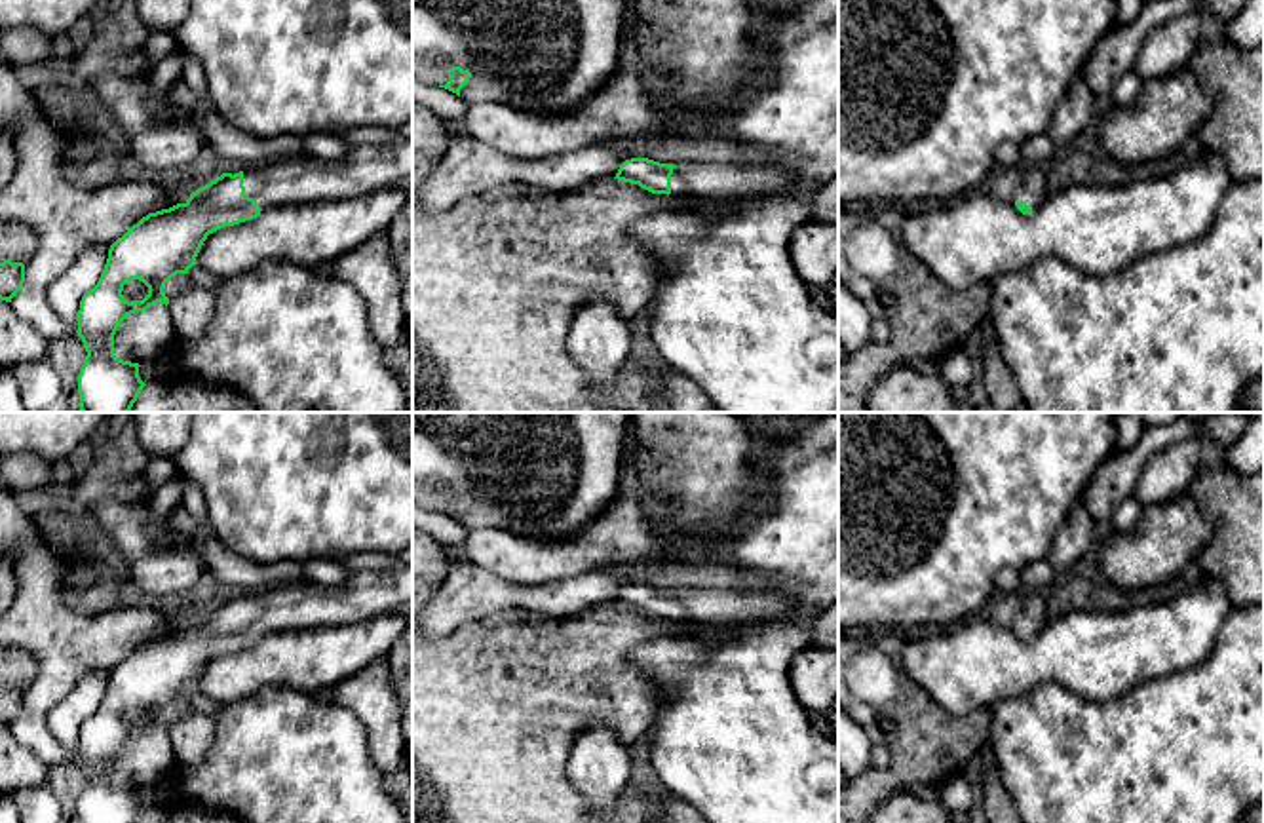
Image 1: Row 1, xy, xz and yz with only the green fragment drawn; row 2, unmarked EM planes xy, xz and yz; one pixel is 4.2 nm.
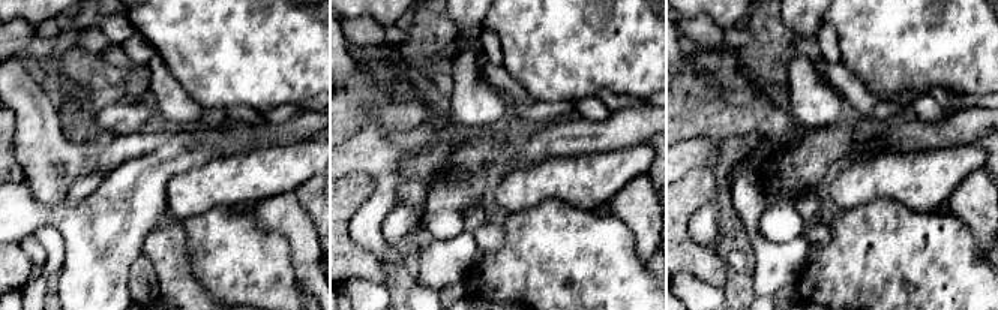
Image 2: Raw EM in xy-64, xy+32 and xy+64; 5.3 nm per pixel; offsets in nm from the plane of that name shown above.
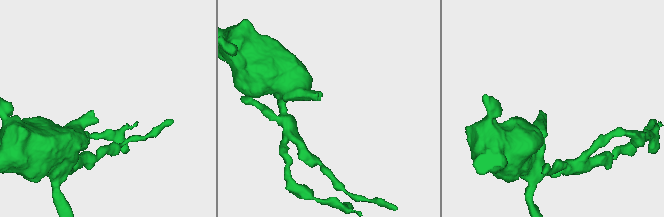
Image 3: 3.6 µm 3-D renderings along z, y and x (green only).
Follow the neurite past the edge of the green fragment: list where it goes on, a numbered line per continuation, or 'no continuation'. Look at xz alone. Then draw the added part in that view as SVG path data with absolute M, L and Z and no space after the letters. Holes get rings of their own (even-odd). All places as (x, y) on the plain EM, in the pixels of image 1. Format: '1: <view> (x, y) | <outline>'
1: xz (715, 607) | M692 587L673 595L669 622L737 627L779 620L793 612L795 601L785 595L756 589Z

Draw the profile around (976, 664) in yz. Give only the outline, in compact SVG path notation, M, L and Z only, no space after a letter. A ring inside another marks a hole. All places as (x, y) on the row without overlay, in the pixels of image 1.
M1222 580L1203 582L1177 597L1152 604L1129 604L1120 612L1072 610L1023 641L1015 629L996 625L988 616L971 616L945 631L905 641L899 663L933 701L952 717L994 709L1032 688L1055 682L1087 701L1108 701L1137 684L1197 667L1213 654L1220 629L1235 610Z

